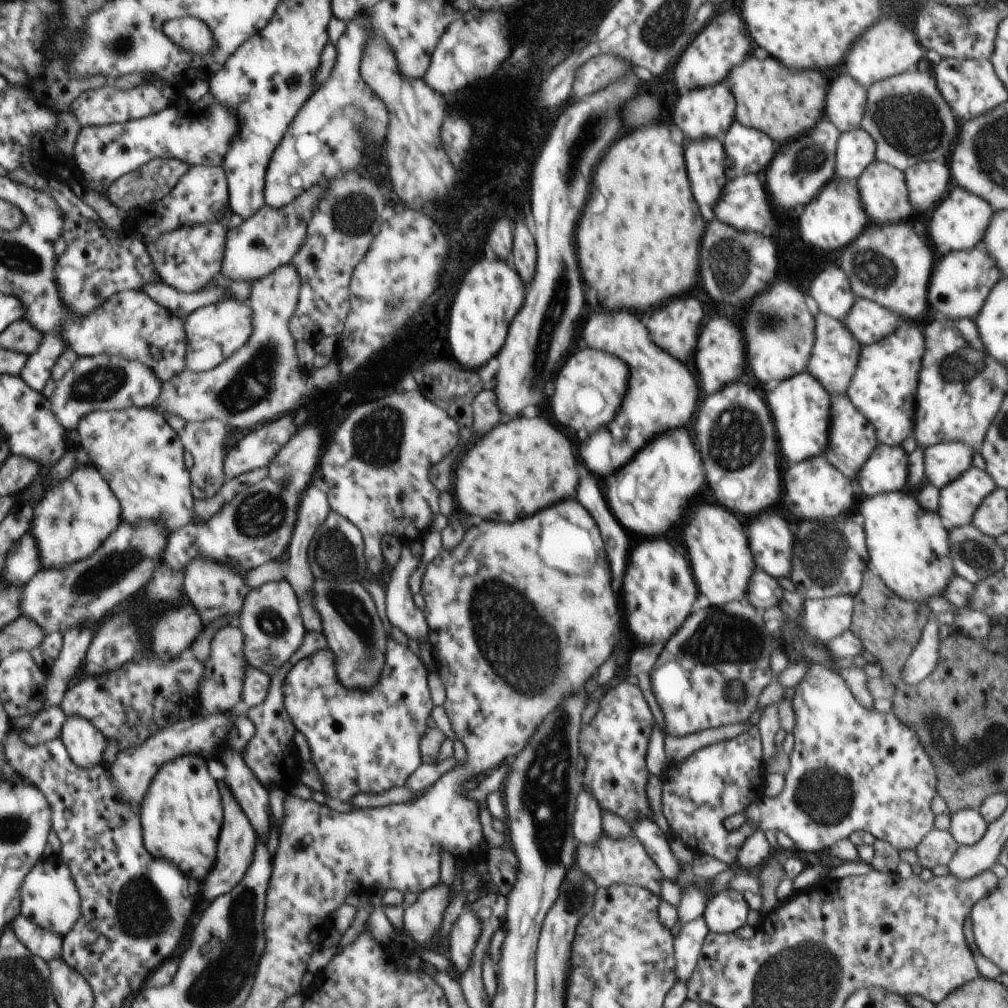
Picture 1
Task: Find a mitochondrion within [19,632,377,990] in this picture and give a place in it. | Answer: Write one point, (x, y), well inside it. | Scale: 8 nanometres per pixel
(139, 914)

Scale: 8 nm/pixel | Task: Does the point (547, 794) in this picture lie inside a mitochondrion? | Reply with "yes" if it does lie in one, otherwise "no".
yes

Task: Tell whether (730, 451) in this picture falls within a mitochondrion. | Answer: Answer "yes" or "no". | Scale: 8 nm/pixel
yes

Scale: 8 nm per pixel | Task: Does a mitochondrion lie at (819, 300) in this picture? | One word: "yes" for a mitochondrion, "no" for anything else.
no

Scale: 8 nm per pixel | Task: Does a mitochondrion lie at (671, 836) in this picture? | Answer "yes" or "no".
no

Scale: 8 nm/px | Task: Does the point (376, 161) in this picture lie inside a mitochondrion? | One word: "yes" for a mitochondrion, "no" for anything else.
no

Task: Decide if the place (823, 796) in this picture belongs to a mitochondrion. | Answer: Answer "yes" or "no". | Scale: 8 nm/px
yes

